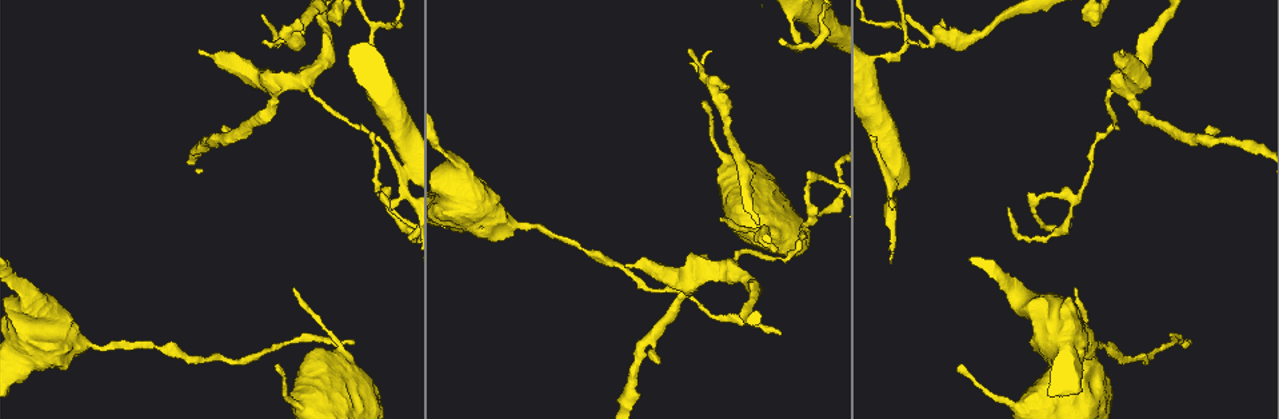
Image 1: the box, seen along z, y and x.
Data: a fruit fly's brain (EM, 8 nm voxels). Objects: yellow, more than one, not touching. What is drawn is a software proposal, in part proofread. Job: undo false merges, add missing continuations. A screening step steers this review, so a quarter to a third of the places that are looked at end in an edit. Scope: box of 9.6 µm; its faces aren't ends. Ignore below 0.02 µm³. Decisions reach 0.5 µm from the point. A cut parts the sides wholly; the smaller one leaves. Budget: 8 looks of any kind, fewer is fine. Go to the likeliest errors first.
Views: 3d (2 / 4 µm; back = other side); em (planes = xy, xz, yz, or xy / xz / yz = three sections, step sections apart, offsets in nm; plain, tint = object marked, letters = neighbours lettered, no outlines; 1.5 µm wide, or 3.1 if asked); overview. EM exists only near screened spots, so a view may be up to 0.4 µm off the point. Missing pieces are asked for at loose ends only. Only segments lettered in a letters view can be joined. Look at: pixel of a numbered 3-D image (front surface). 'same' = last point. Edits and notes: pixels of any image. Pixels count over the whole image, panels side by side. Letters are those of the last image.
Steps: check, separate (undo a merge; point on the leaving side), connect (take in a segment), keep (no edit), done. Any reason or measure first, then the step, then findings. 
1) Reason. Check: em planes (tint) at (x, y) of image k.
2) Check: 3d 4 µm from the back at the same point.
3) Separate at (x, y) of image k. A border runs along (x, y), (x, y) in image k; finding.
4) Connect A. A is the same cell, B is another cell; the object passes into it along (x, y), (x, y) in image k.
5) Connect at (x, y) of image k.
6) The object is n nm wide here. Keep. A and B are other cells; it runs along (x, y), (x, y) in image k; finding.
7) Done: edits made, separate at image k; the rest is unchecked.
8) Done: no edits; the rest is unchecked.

Sharp bend. Check: em xz step 8 (plain) at (802, 48) of image 1.

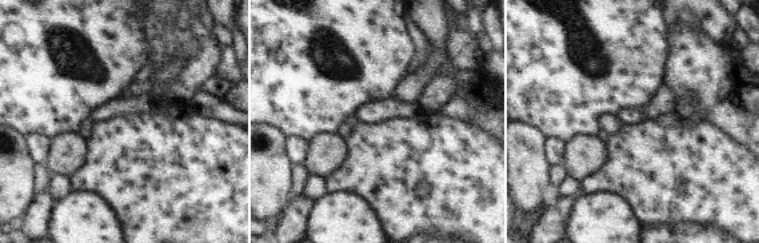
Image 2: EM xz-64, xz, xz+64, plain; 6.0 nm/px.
Where the object lies. Check: em xz step 8 (tint) at the same point.

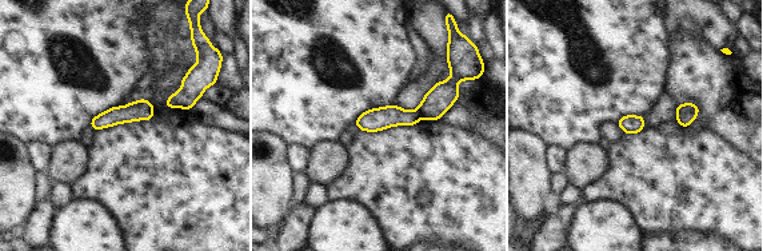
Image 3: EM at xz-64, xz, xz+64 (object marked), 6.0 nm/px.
See the neighbours. Check: em xz step 8 (letters) at the same point.

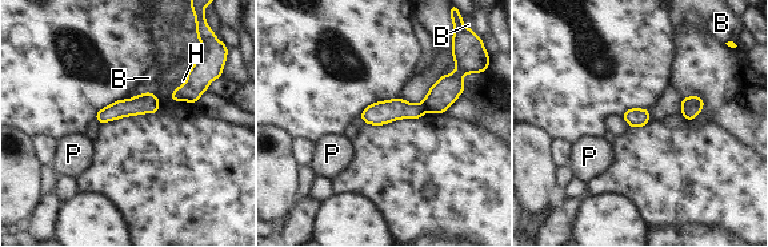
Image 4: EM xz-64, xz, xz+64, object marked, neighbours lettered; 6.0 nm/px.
The object is 110 nm wide here. Separate at (443, 94) of image 4. B, H and P are other cells; a border runs along (422, 103), (426, 110) in image 4; a second cell is stuck on.

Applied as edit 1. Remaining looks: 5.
Branch point. Check: em planes (letters) at (1074, 198) of image 1.

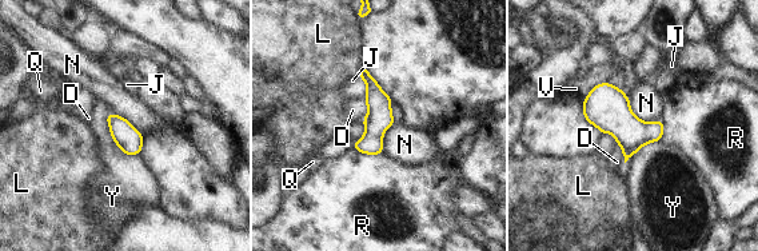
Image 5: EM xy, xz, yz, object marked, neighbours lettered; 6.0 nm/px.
Keep. D, J, L, N, Q, R, V and Y are other cells; a border runs along (629, 98), (638, 118), (661, 122) in image 5; continuous, no second cell.

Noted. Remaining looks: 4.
Tapers out. Check: 3d 4 µm from the back at (704, 101) of image 1.

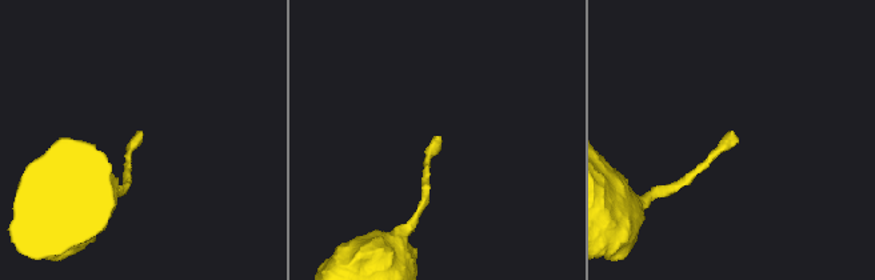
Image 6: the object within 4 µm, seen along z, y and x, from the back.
Check: em yz step 8 (plain) at (439, 139) of image 6.

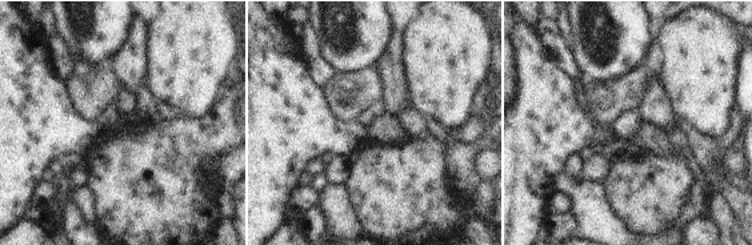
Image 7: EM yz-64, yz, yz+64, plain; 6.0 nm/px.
What lies round it. Check: em yz step 8 (letters) at the same point.

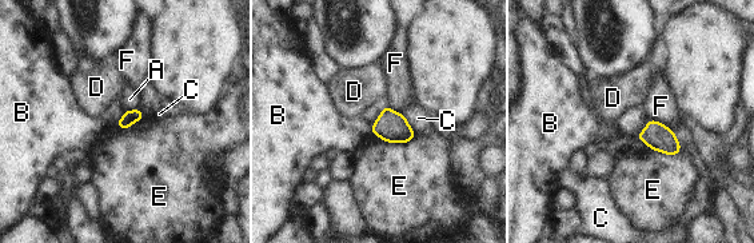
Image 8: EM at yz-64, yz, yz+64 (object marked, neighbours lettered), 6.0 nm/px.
Keep. A, B, C, D, E and F are other cells; no lettered segment goes on from it.

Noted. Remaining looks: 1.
Done: edits made, separate at image 4; the rest is unchecked.

